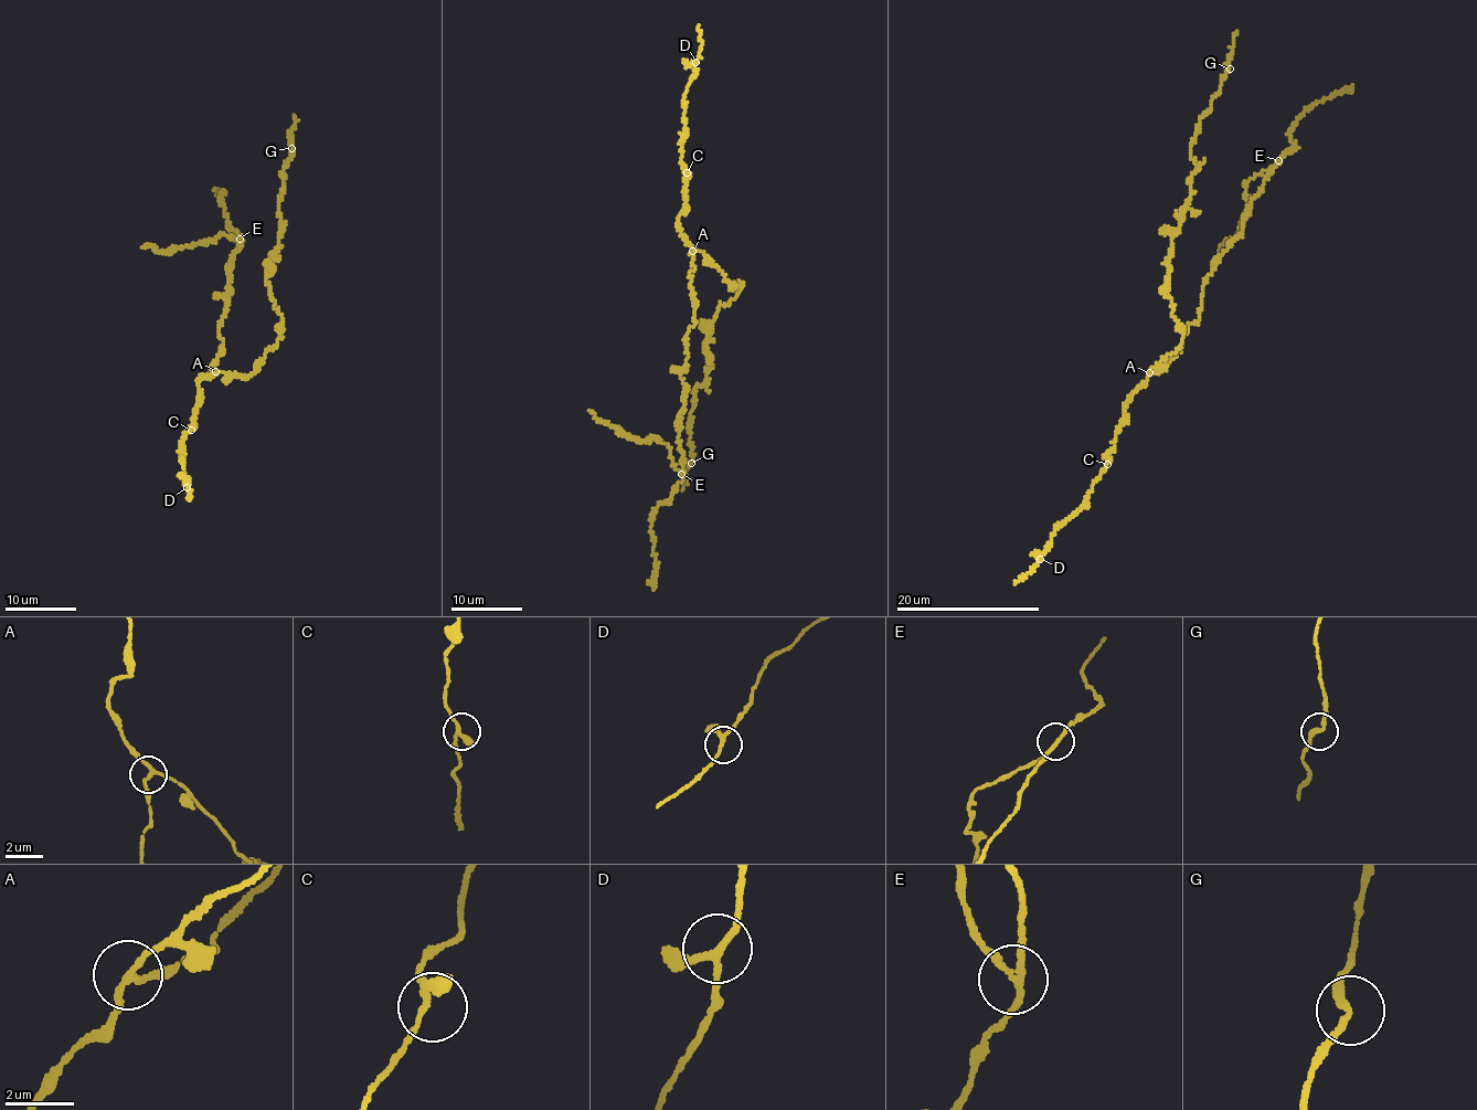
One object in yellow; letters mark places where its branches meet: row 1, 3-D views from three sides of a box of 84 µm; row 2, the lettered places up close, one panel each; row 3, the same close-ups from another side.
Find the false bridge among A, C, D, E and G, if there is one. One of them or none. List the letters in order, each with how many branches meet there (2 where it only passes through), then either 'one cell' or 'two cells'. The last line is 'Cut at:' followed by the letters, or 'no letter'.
A: 3 | one cell
C: 3 | one cell
D: 3 | one cell
E: 3 | two cells
G: 2 | one cell
Cut at: E

